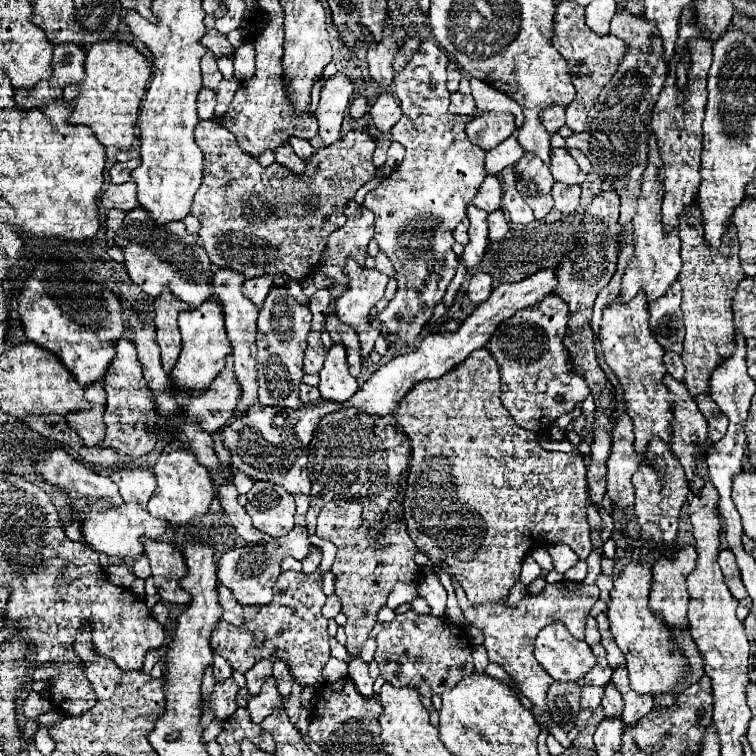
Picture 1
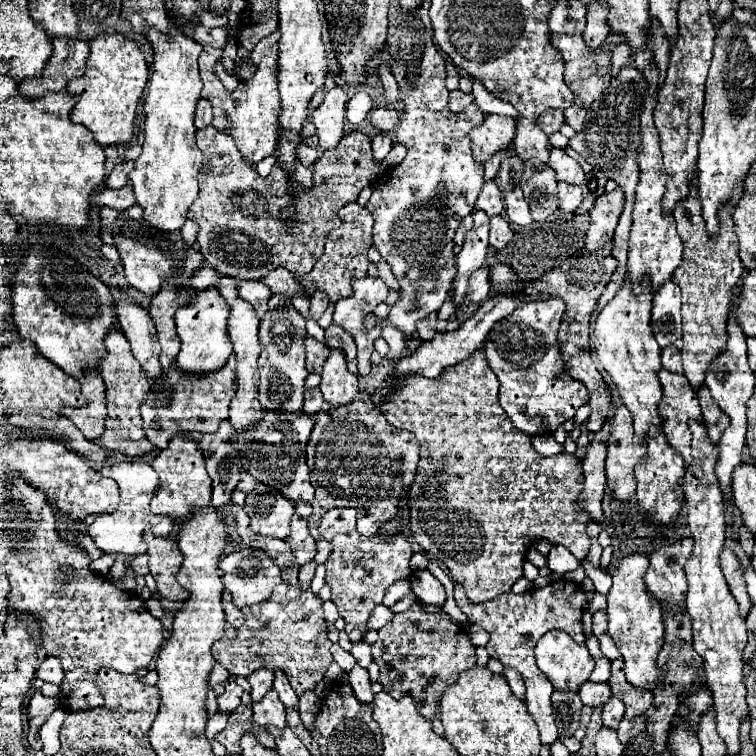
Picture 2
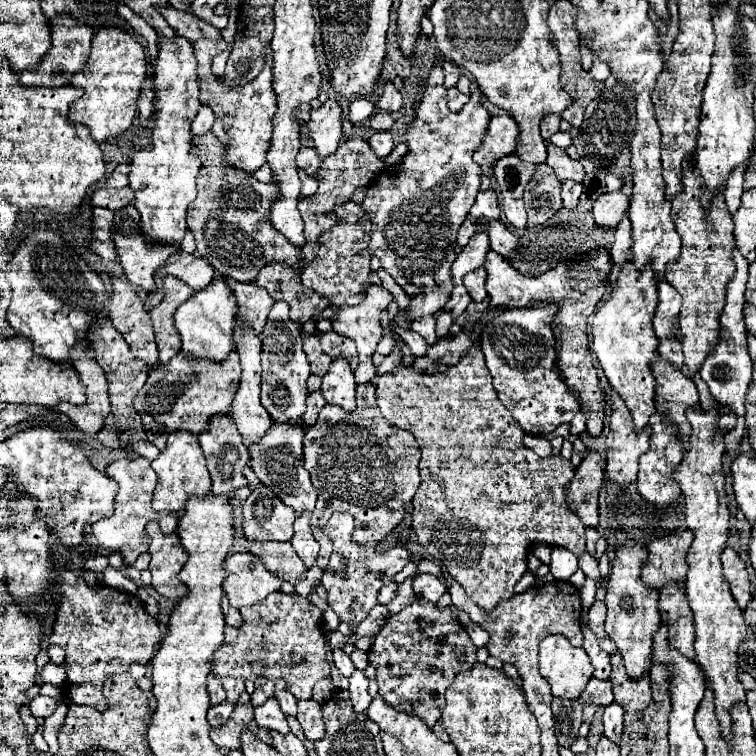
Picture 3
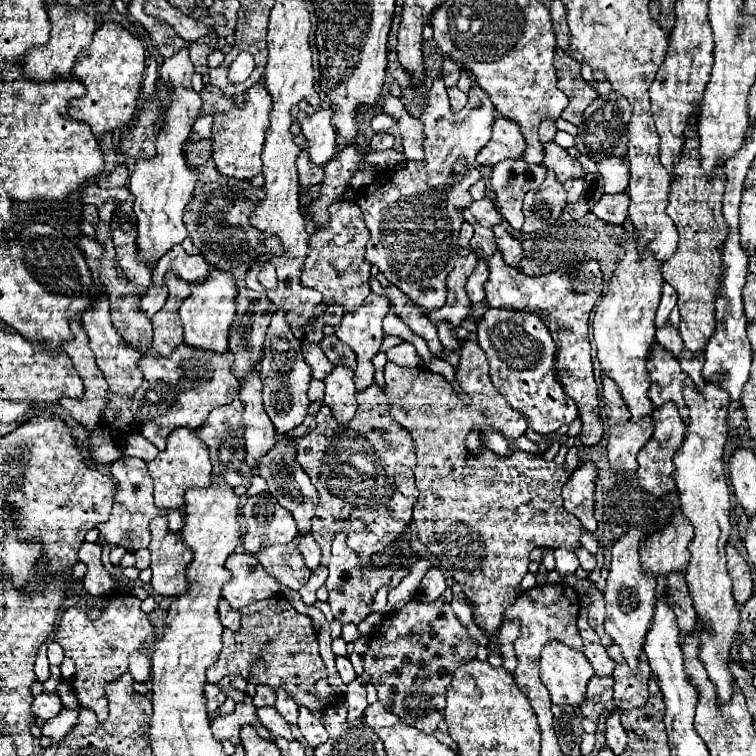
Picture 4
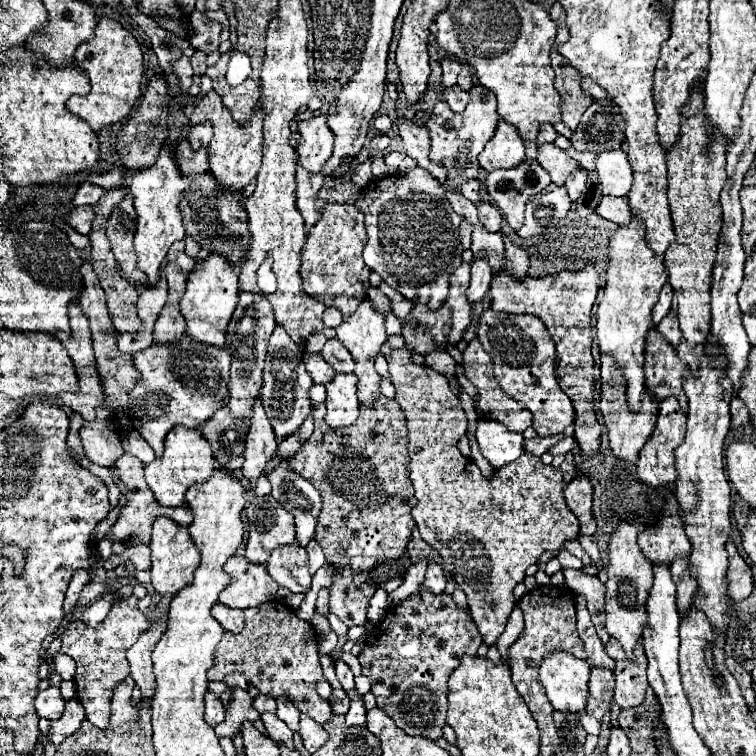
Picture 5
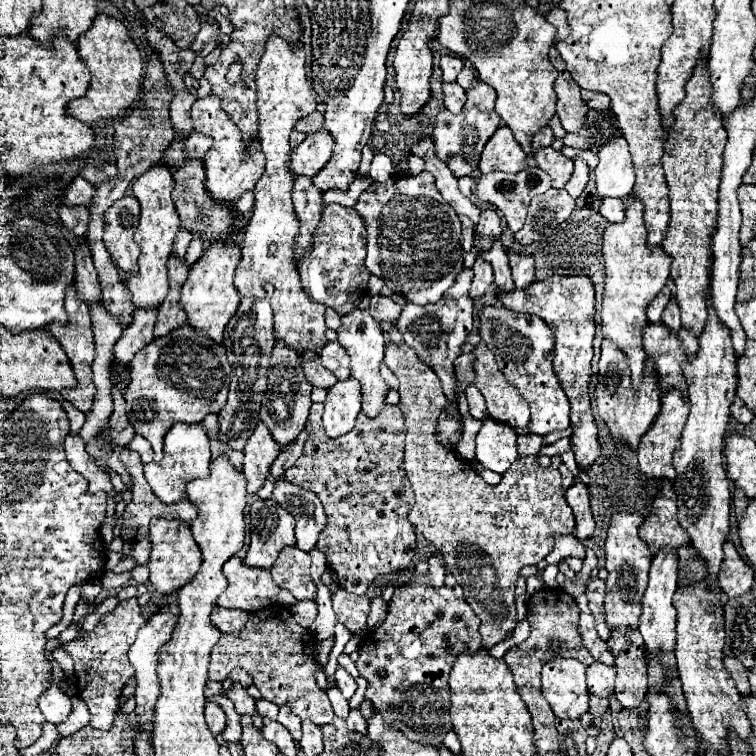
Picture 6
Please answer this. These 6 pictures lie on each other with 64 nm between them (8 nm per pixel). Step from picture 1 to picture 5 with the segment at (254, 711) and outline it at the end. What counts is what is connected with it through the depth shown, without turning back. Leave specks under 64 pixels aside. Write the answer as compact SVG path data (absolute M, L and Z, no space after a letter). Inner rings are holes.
M264 712L262 714L262 722L264 722L264 726L266 726L266 736L270 738L270 740L274 740L276 744L284 744L286 748L294 748L294 744L292 744L292 730L282 722L282 720L278 720L276 718L276 714L270 714L270 712Z

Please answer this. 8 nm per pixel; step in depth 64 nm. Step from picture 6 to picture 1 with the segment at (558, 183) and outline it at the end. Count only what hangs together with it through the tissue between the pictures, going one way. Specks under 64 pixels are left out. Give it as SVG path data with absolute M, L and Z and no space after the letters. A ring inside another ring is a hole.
M552 148L550 158L552 158L550 170L552 170L552 176L556 182L582 184L586 180L586 174L578 168L576 160L568 154L566 148Z

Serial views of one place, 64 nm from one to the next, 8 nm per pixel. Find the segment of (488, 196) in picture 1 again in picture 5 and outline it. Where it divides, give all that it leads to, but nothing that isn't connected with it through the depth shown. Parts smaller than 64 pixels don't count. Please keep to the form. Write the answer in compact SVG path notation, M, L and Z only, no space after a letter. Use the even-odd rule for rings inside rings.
M476 204L478 212L480 212L480 224L488 230L488 232L500 232L500 224L502 224L502 216L500 212L492 206L492 204Z

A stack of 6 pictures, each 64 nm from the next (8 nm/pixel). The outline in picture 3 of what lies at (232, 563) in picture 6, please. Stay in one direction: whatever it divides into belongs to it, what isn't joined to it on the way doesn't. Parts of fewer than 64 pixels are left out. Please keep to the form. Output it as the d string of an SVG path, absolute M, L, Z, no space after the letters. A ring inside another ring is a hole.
M232 554L226 558L224 568L230 572L222 588L234 608L250 606L264 600L268 594L281 588L282 580L272 576L260 558L246 554Z

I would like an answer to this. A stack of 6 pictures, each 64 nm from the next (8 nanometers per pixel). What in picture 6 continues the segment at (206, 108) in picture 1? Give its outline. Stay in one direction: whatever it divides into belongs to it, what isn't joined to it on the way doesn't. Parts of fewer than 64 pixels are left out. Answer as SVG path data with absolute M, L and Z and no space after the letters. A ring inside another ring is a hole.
M194 132L190 138L186 138L184 146L186 146L186 152L188 152L188 160L204 158L204 154L212 148L212 138Z

